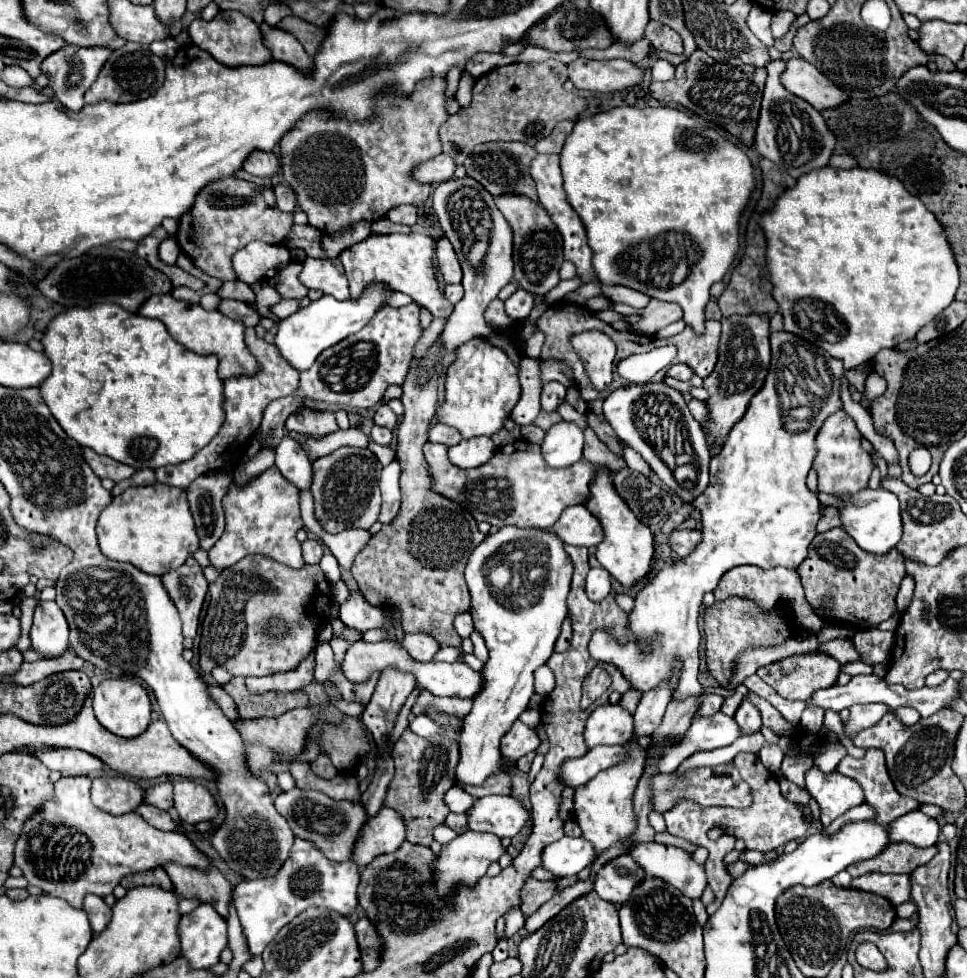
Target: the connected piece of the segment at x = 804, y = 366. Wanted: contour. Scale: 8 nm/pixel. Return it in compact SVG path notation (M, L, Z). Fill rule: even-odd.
M786 330L772 332L770 334L772 344L772 366L766 376L764 388L754 394L754 400L750 400L750 408L734 424L730 430L726 442L722 444L722 450L718 456L712 456L710 460L710 484L698 500L694 500L694 506L702 512L702 542L698 544L696 552L692 552L688 558L680 560L682 564L664 566L656 578L652 578L648 584L644 584L638 594L634 596L634 608L628 612L628 630L636 636L634 642L620 644L614 634L606 628L600 628L592 634L588 650L594 660L602 660L608 664L614 664L630 682L630 688L646 694L650 688L656 688L662 680L668 680L674 674L676 660L682 662L682 668L678 670L678 686L672 694L672 700L686 700L698 692L704 690L704 686L698 682L700 674L700 630L698 630L698 612L702 606L702 596L706 592L712 592L718 586L718 580L722 574L726 574L730 568L740 564L754 564L760 568L774 568L774 566L786 566L786 568L798 568L800 562L808 554L808 544L816 536L816 522L820 520L820 502L816 492L810 492L806 488L806 476L812 468L812 460L816 456L816 434L824 420L838 412L842 408L840 400L840 386L842 386L842 360L838 358L824 358L816 346L808 344L800 336L786 334ZM794 388L802 388L804 396L802 400L808 402L808 406L814 406L814 410L792 410Z

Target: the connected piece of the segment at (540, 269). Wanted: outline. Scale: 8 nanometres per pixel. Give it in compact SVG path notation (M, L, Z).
M504 194L496 198L496 206L514 230L514 280L530 294L544 296L560 282L558 270L564 258L562 258L562 236L558 228L552 224L546 210L540 204L528 200L526 196Z

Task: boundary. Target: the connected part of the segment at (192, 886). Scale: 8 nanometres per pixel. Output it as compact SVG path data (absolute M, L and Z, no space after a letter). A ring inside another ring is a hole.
M166 864L164 870L168 872L174 890L182 898L198 898L202 902L210 902L224 918L228 918L232 884L222 876L222 872L214 864L210 864L206 870L186 868L180 864Z

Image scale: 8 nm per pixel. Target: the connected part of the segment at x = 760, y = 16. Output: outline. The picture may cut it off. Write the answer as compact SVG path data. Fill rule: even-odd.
M752 6L748 18L746 18L746 24L748 28L752 28L752 32L766 44L766 46L772 46L774 44L774 38L770 34L770 10L762 8L762 6Z

